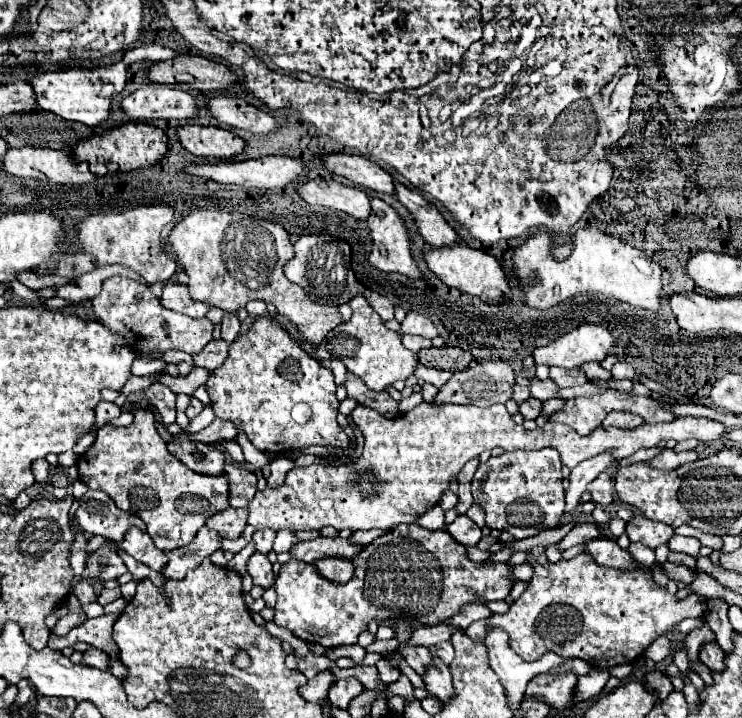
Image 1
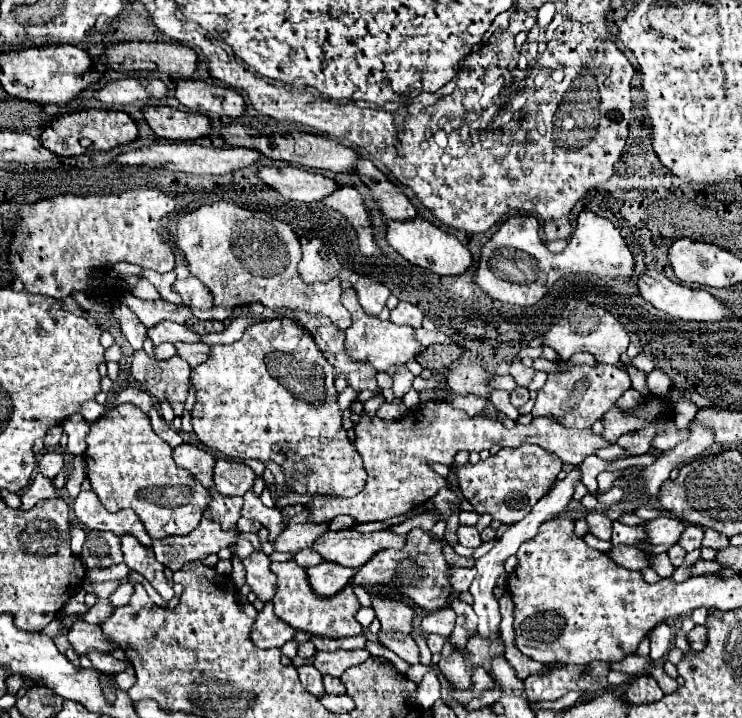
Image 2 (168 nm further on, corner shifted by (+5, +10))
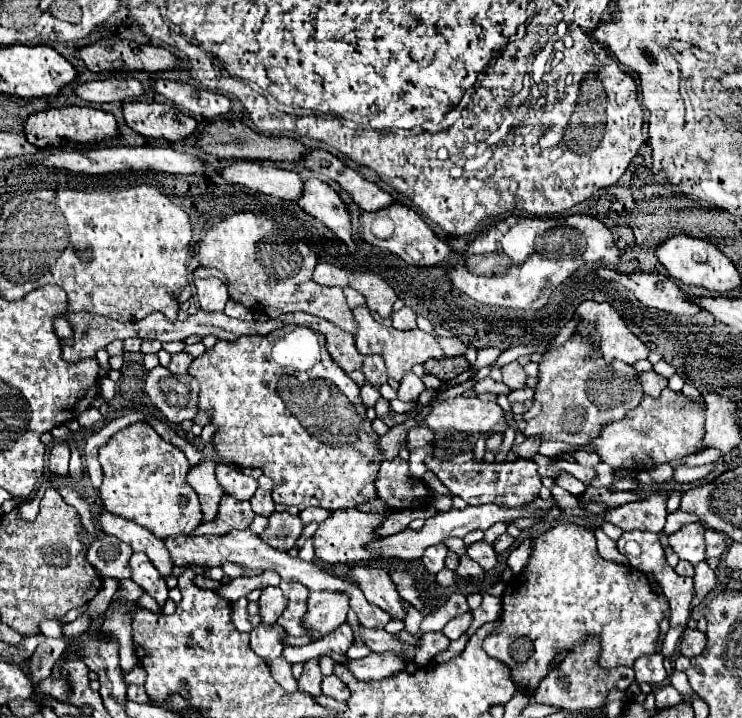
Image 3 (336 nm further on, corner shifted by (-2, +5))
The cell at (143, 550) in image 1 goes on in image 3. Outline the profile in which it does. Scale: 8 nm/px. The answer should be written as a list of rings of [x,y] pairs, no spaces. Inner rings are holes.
[[[133,553],[131,557],[131,571],[133,571],[133,581],[145,591],[149,593],[159,605],[163,605],[167,601],[167,585],[165,579],[159,575],[159,571],[155,571],[153,563],[147,559],[147,555],[143,553]]]

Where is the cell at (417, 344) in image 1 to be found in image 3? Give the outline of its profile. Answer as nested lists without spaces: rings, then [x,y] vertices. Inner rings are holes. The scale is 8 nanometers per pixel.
[[[437,337],[441,349],[445,351],[445,357],[457,357],[457,355],[465,355],[467,351],[467,345],[459,339],[459,337],[449,337],[449,339],[443,339],[443,337]]]

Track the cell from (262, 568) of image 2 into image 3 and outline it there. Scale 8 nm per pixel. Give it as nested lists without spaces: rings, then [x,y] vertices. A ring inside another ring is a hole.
[[[267,587],[261,593],[259,599],[259,615],[261,615],[261,623],[263,625],[275,625],[279,615],[283,613],[283,607],[287,605],[287,599],[283,597],[281,589],[277,587]]]

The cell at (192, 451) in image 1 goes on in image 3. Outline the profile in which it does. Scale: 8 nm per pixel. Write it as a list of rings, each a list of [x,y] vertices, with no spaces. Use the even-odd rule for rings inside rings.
[[[203,461],[201,465],[189,469],[187,483],[193,487],[193,491],[199,495],[201,511],[203,511],[203,523],[215,519],[219,501],[223,497],[223,487],[215,479],[215,461]]]

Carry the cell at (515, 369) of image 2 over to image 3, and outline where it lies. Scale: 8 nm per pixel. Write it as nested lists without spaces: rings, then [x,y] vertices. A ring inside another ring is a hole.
[[[513,361],[509,365],[503,365],[501,373],[503,373],[503,383],[509,389],[521,389],[521,387],[525,387],[525,377],[527,375],[525,375],[523,367],[517,361]]]

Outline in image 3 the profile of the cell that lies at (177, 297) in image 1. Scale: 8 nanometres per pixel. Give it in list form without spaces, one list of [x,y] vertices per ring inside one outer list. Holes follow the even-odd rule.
[[[215,277],[195,279],[195,289],[197,289],[199,305],[203,311],[223,311],[225,303],[229,301],[227,287]]]

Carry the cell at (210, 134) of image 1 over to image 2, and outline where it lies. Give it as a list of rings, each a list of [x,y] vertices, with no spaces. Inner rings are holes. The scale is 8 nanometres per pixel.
[[[146,106],[144,118],[156,136],[176,142],[194,142],[212,130],[208,116],[190,114],[172,106]]]

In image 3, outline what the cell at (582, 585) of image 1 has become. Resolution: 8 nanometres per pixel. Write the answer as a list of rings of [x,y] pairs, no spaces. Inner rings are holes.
[[[561,523],[533,541],[533,553],[527,567],[507,583],[501,603],[503,613],[499,617],[499,627],[485,637],[483,649],[493,659],[505,663],[505,667],[511,667],[515,687],[525,689],[529,697],[533,697],[537,683],[549,671],[549,663],[585,637],[597,635],[601,639],[603,651],[599,663],[603,667],[633,667],[637,657],[657,653],[659,623],[665,613],[669,613],[667,597],[661,597],[651,589],[645,573],[629,565],[605,561],[597,553],[595,535],[573,523]]]

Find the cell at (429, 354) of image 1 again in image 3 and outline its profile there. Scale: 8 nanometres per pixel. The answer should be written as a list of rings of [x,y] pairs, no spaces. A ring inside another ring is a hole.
[[[451,357],[451,359],[429,359],[425,363],[425,369],[427,373],[435,375],[437,379],[443,379],[443,381],[451,381],[455,379],[457,375],[461,375],[463,371],[467,371],[471,365],[465,357]]]

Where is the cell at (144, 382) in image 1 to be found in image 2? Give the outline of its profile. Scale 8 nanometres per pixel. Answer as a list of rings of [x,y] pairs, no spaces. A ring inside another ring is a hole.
[[[144,350],[134,352],[132,376],[142,382],[142,386],[156,396],[156,400],[168,398],[176,416],[182,416],[186,394],[190,386],[190,366],[180,358],[172,356],[168,360],[154,360]]]

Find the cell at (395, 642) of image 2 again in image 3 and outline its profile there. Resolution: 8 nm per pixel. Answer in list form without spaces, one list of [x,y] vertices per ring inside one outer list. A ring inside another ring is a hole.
[[[359,625],[359,631],[361,631],[361,637],[365,641],[365,645],[375,651],[375,653],[383,653],[383,651],[399,651],[405,655],[407,661],[413,661],[413,655],[415,655],[415,647],[403,643],[403,641],[397,641],[393,639],[393,635],[389,635],[387,631],[383,629],[363,629]]]

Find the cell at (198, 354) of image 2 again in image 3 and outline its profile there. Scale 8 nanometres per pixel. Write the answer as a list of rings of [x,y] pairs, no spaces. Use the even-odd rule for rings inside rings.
[[[175,353],[175,355],[171,355],[171,363],[169,363],[167,369],[171,373],[175,373],[175,375],[187,373],[187,367],[191,365],[191,361],[193,361],[191,355],[187,355],[187,353]]]

